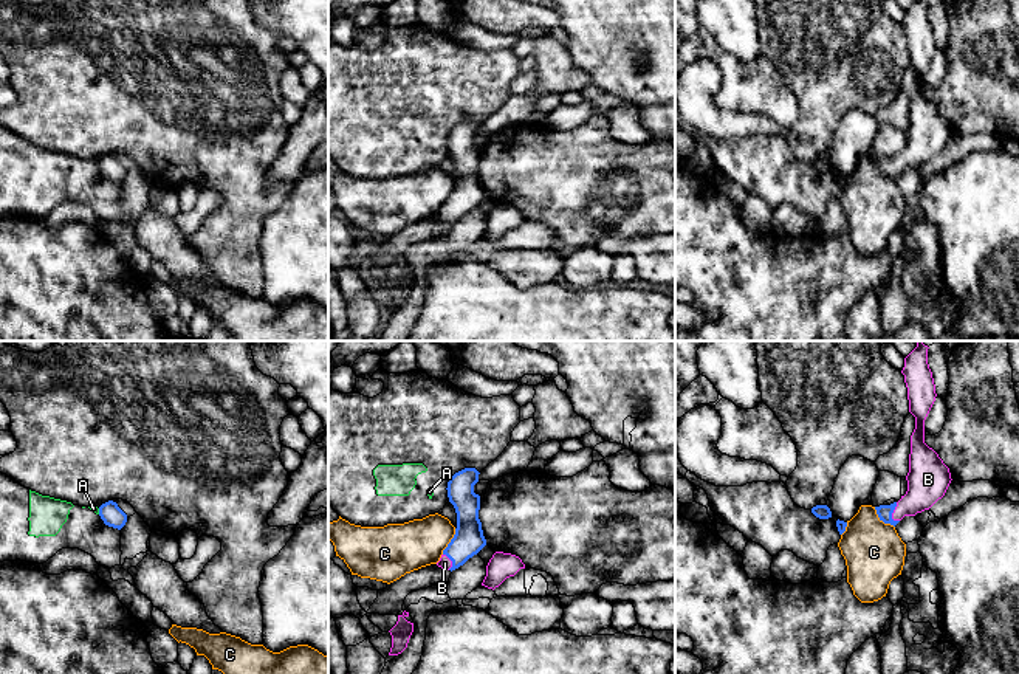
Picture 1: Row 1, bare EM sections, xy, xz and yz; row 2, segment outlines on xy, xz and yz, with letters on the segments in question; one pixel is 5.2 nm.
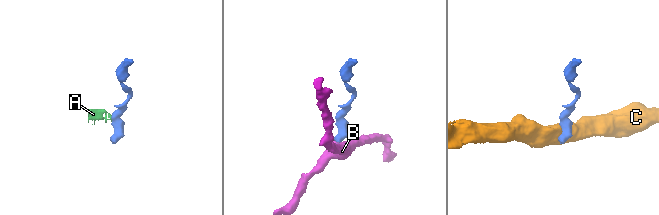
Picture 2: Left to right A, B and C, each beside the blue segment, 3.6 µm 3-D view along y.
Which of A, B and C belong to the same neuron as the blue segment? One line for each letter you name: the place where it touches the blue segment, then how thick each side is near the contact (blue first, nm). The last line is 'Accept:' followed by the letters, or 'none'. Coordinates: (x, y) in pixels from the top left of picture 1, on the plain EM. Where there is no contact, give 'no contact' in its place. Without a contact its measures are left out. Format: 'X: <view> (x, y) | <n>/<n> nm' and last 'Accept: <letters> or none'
B: yz (892, 165) | 80/220 nm
Accept: B

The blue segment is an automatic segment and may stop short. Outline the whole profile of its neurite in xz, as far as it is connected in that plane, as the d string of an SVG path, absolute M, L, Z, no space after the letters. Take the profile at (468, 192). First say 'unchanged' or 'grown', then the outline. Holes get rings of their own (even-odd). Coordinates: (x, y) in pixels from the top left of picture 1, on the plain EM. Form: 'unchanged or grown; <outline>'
grown; M465 121L448 135L448 150L457 166L457 181L437 215L443 223L458 222L486 198L479 172L480 149L474 146L479 127L475 121Z

